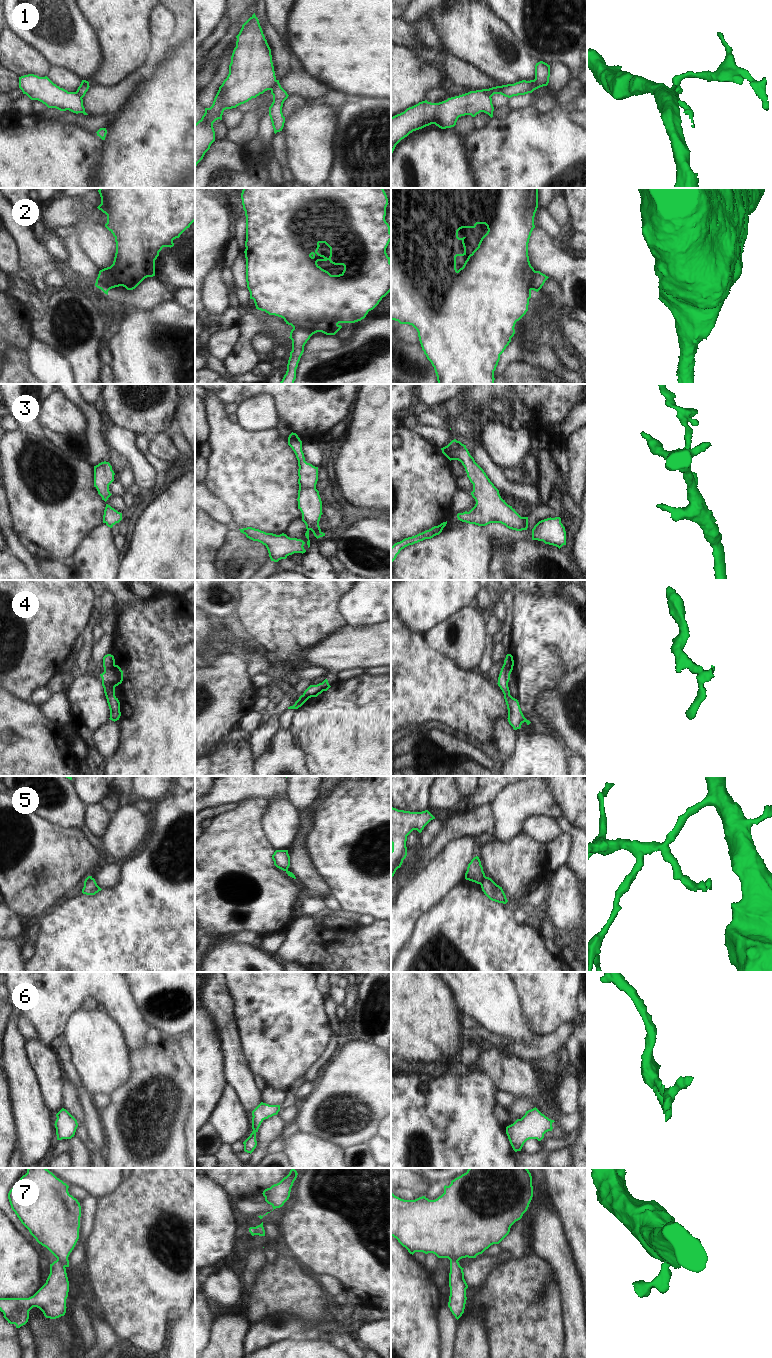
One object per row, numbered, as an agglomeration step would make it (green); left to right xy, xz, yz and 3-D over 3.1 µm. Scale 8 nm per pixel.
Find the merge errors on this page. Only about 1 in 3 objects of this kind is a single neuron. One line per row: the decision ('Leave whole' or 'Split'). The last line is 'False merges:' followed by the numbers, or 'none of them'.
1: Split
2: Split
3: Leave whole
4: Split
5: Split
6: Leave whole
7: Split
False merges: 1, 2, 4, 5, 7.

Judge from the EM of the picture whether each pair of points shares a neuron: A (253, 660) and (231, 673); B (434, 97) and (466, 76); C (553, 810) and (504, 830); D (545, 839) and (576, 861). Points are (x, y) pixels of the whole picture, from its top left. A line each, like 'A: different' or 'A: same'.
A: different
B: different
C: same
D: different

